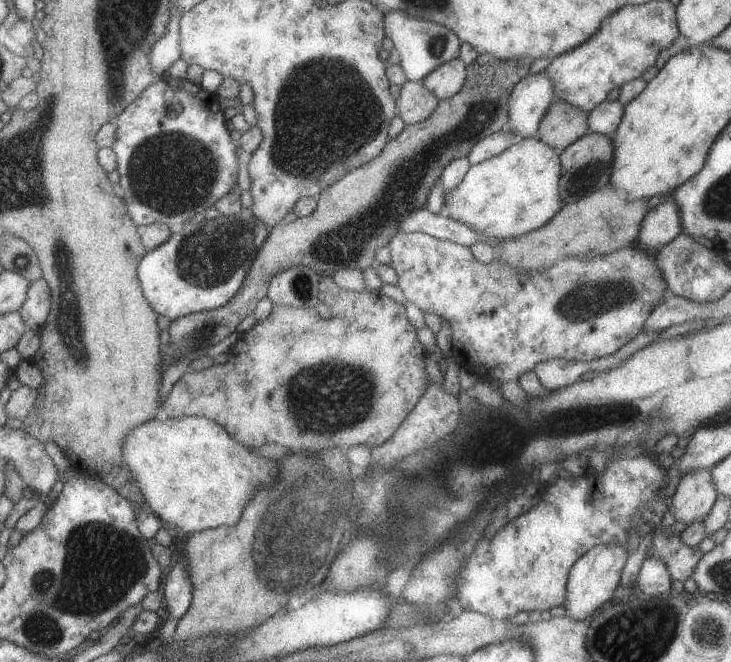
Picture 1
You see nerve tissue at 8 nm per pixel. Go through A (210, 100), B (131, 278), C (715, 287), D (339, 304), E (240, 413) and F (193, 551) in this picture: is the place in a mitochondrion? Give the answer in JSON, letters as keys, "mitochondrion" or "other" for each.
{"A":"other","B":"other","C":"other","D":"other","E":"other","F":"other"}

